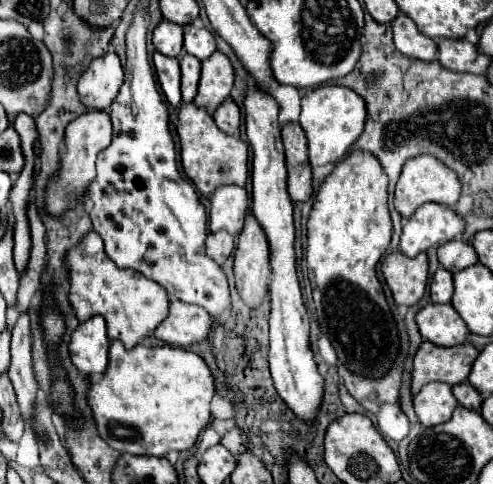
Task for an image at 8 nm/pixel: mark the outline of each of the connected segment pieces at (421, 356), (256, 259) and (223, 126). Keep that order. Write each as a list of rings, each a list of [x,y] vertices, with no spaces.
[[[421,342],[419,350],[413,356],[413,370],[411,370],[411,392],[417,394],[423,384],[441,380],[449,386],[461,384],[469,376],[471,364],[477,358],[477,350],[471,344],[441,348],[427,342]]]
[[[247,212],[245,216],[245,228],[239,234],[237,250],[235,250],[235,284],[237,290],[243,298],[243,302],[253,308],[253,304],[261,304],[261,300],[267,294],[267,284],[269,284],[269,274],[271,274],[271,250],[269,250],[269,240],[259,226],[257,218],[253,212]]]
[[[229,98],[225,100],[213,114],[213,120],[215,124],[219,126],[219,130],[227,132],[227,134],[233,134],[237,136],[239,134],[239,124],[241,124],[241,112],[239,112],[239,106]]]

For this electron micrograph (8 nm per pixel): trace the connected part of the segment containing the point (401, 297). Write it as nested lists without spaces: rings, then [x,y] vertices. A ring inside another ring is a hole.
[[[393,252],[383,258],[381,272],[397,306],[413,306],[425,294],[427,284],[427,254],[405,258]]]

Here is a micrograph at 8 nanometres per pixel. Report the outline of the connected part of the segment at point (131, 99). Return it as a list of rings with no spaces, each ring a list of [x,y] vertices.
[[[143,4],[137,6],[135,10],[135,16],[133,16],[133,22],[125,34],[125,54],[127,54],[127,64],[125,64],[125,80],[123,80],[123,86],[117,94],[117,98],[113,100],[111,104],[111,122],[113,122],[113,140],[111,144],[97,156],[97,176],[89,188],[89,198],[93,200],[93,208],[89,212],[91,216],[91,222],[93,222],[93,230],[103,238],[105,242],[105,252],[107,256],[119,266],[119,268],[131,268],[131,270],[137,270],[141,272],[143,276],[147,276],[149,280],[161,284],[169,294],[175,294],[179,300],[183,302],[189,302],[189,304],[197,304],[197,306],[203,306],[213,318],[223,318],[227,312],[229,312],[229,284],[227,284],[227,278],[223,274],[223,270],[213,264],[213,260],[207,258],[205,254],[205,238],[207,238],[207,216],[205,216],[205,208],[203,204],[199,202],[199,196],[195,192],[195,188],[189,184],[189,180],[179,172],[177,168],[177,160],[175,160],[175,144],[173,144],[173,138],[169,134],[169,114],[167,114],[167,106],[163,104],[161,100],[161,94],[157,92],[155,88],[155,80],[153,80],[153,72],[151,72],[151,66],[149,66],[149,58],[147,58],[147,50],[145,50],[145,34],[147,34],[147,12],[143,8]]]

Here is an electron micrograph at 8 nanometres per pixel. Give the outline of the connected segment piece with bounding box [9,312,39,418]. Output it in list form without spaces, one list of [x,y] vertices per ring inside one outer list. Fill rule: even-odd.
[[[21,312],[13,336],[11,336],[11,368],[9,368],[9,380],[15,388],[17,402],[21,406],[21,412],[25,418],[29,418],[29,412],[33,412],[33,400],[37,394],[37,382],[33,376],[31,366],[31,328],[29,328],[29,314]]]

